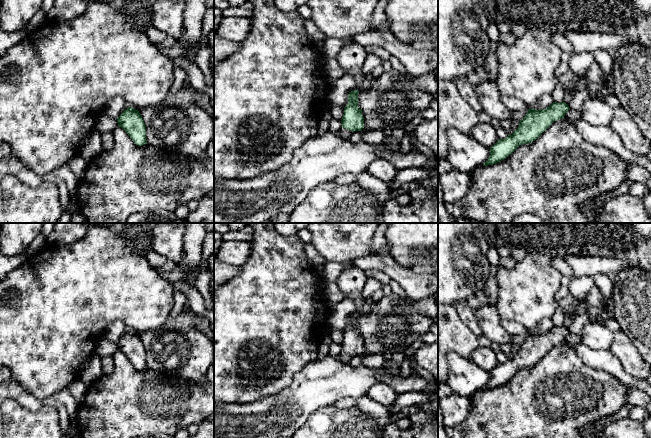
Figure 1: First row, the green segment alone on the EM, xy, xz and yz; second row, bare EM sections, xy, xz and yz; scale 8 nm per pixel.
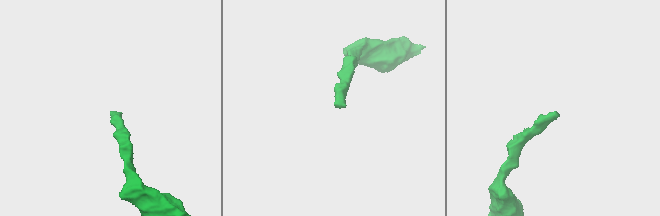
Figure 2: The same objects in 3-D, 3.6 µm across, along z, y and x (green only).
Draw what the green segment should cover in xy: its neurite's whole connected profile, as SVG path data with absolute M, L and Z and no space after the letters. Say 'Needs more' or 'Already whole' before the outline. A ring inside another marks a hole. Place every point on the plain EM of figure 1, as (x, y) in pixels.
Already whole. M128 331L117 342L117 346L118 350L125 354L136 369L147 368L146 351L138 334Z

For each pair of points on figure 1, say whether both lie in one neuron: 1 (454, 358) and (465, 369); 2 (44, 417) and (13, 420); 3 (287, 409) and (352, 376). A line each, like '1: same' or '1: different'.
1: same
2: same
3: same

